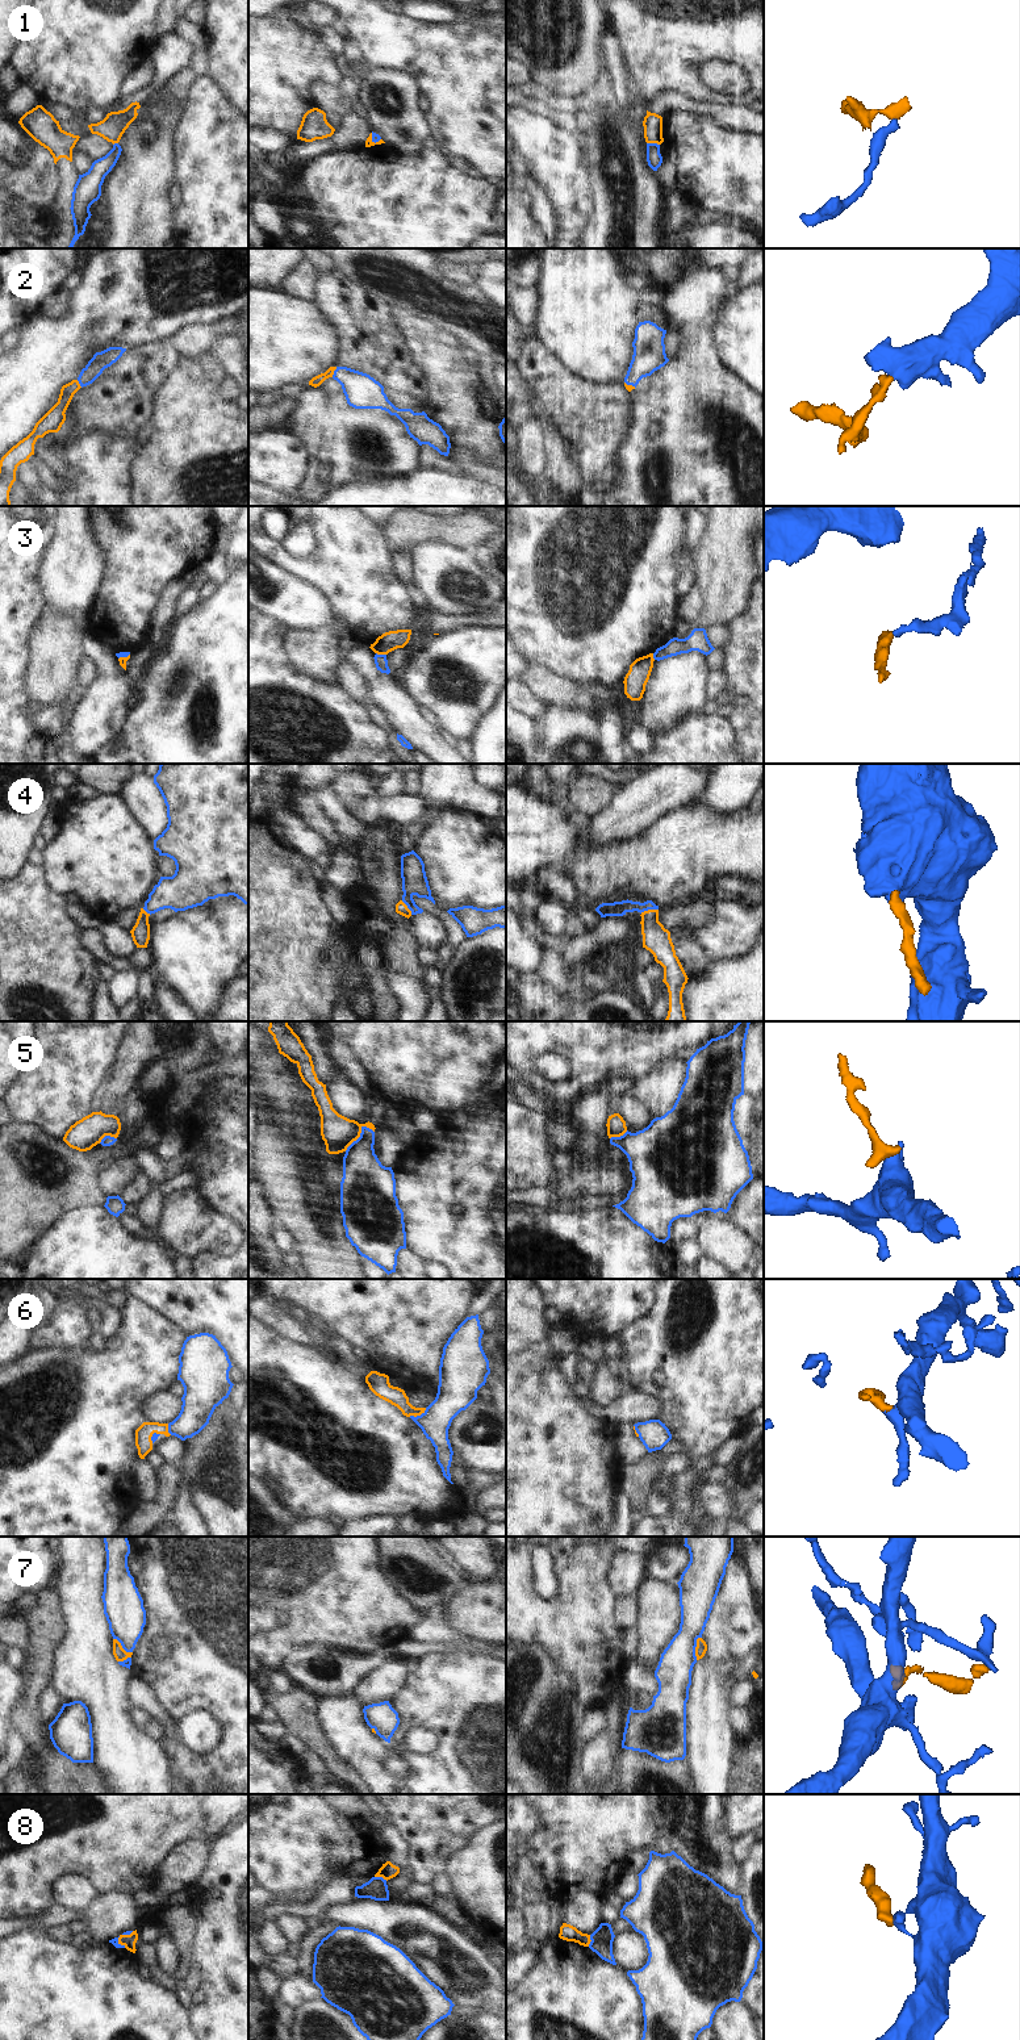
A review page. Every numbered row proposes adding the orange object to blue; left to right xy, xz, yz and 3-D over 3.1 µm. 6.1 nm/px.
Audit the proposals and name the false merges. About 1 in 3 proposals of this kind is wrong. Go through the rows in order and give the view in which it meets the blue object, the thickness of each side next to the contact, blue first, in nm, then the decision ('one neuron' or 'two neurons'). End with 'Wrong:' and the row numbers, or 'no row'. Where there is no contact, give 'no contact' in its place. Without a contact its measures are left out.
1: meets blue in yz; 90 nm thick on the blue side, 120 nm on the other; two neurons
2: meets blue in xz; 200 nm thick on the blue side, 70 nm on the other; one neuron
3: meets blue in xz; 80 nm thick on the blue side, 120 nm on the other; two neurons
4: meets blue in yz; 100 nm thick on the blue side, 170 nm on the other; one neuron
5: meets blue in xz; 260 nm thick on the blue side, 200 nm on the other; two neurons
6: meets blue in xz; 200 nm thick on the blue side, 110 nm on the other; one neuron
7: meets blue in yz; 220 nm thick on the blue side, 70 nm on the other; two neurons
8: meets blue in xz; 140 nm thick on the blue side, 100 nm on the other; two neurons
Wrong: 1, 3, 5, 7, 8

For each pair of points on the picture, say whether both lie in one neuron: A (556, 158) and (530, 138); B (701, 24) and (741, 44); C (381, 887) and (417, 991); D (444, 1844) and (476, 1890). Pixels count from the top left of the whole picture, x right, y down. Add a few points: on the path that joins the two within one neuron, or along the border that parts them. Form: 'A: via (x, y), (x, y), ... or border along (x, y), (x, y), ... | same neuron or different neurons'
A: via (550, 151), (536, 138) | same neuron
B: via (711, 24), (722, 24), (731, 33) | same neuron
C: border along (391, 972), (387, 977), (387, 990), (398, 1004) | different neurons
D: border along (473, 1834), (447, 1860), (443, 1872) | different neurons

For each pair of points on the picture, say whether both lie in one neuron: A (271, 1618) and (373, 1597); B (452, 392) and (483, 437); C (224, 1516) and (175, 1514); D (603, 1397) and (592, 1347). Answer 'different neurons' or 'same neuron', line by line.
A: same neuron
B: same neuron
C: different neurons
D: same neuron

